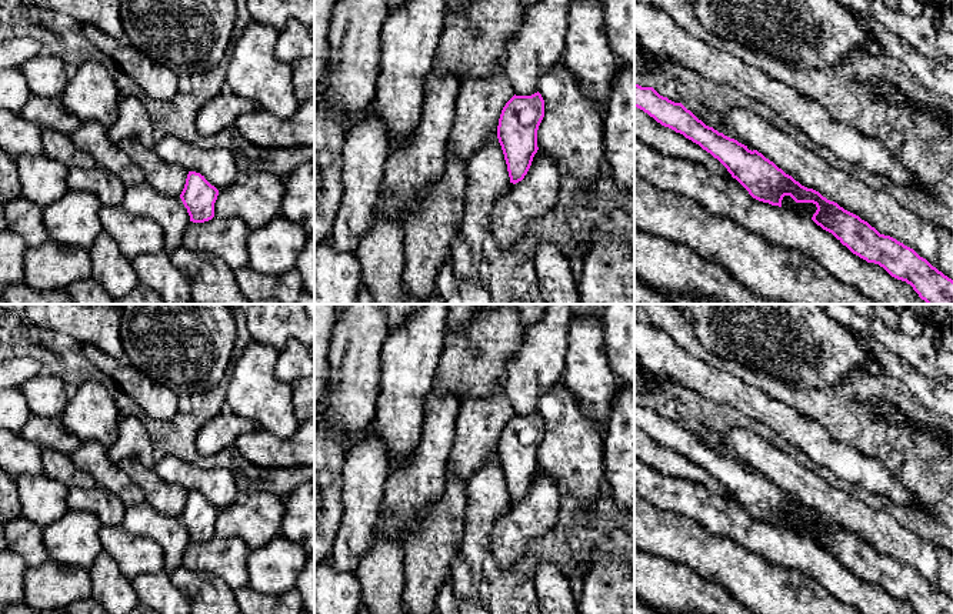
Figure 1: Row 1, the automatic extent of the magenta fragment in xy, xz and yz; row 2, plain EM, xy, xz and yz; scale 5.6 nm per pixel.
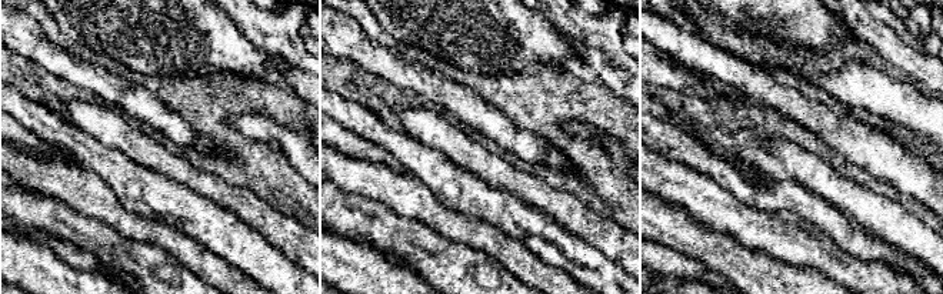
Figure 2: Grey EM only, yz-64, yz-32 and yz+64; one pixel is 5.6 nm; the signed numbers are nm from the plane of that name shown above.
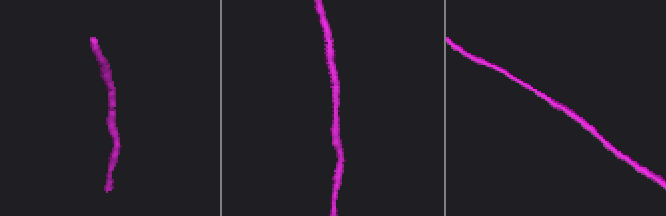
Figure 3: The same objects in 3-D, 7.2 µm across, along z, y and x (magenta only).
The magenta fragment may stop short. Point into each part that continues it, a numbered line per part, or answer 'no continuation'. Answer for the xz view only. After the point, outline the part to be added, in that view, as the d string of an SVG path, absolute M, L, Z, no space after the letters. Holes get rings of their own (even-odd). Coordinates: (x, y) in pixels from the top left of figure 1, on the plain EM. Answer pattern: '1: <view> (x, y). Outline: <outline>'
1: xz (535, 517). Outline: M540 468L533 477L524 498L516 504L509 503L506 513L494 523L490 551L500 568L509 568L530 548L530 543L547 537L559 520L560 494L559 485Z

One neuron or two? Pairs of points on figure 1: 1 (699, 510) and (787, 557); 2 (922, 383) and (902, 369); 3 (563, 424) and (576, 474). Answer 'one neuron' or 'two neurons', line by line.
1: one neuron
2: one neuron
3: one neuron

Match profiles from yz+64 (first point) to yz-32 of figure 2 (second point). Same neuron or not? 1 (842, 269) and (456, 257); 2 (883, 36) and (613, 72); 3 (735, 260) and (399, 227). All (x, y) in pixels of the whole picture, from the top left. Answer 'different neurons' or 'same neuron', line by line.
1: different neurons
2: same neuron
3: same neuron

